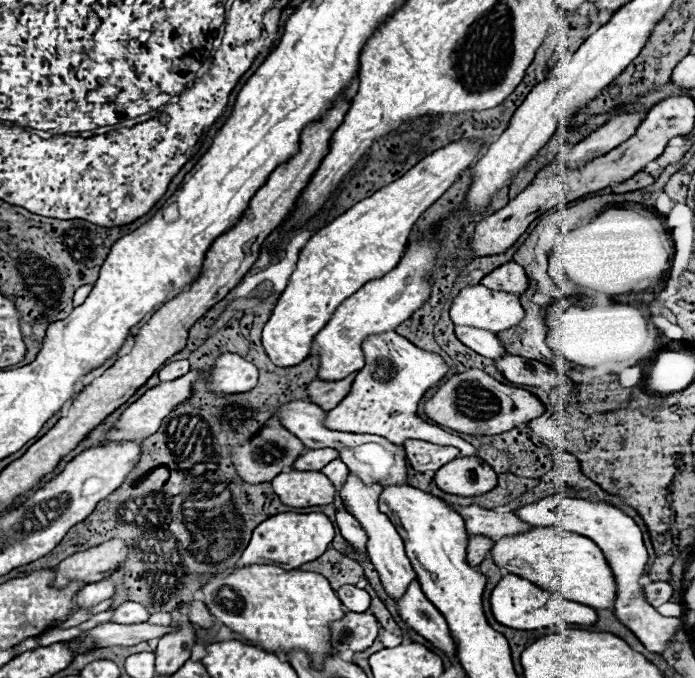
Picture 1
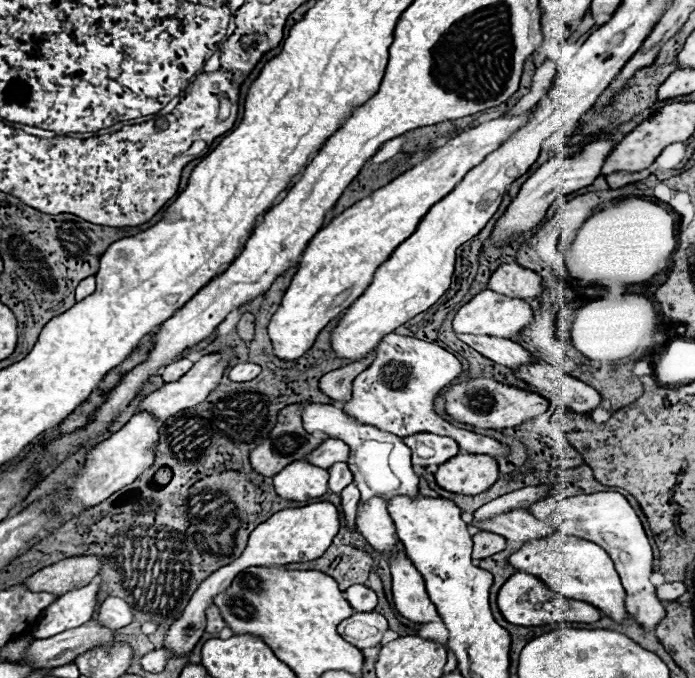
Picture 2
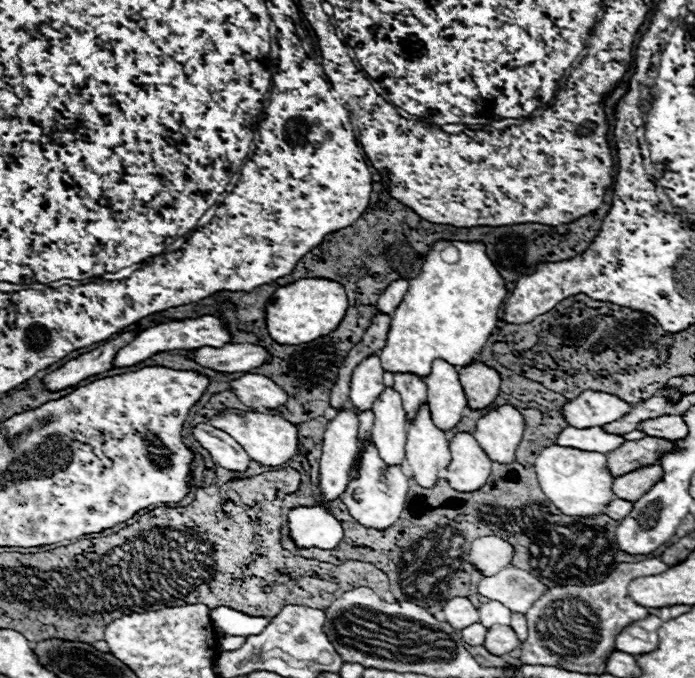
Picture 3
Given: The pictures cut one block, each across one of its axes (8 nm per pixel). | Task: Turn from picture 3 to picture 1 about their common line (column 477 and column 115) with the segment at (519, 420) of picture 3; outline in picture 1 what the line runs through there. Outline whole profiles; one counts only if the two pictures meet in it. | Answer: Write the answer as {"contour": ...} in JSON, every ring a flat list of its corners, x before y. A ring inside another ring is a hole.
{"contour":[[190,370,188,374,184,374,184,378,176,378,172,382,162,382,162,384,154,386,152,390,148,390,144,396,140,396,132,406,128,406,122,412,120,420,106,434,104,442,108,442,108,440,144,440,150,434,154,434,160,428,160,422,164,420,164,416,168,416,172,410,176,410,176,406,182,406,184,402,188,402,188,398,194,396,194,384,198,382,198,378,200,378,200,372]]}

